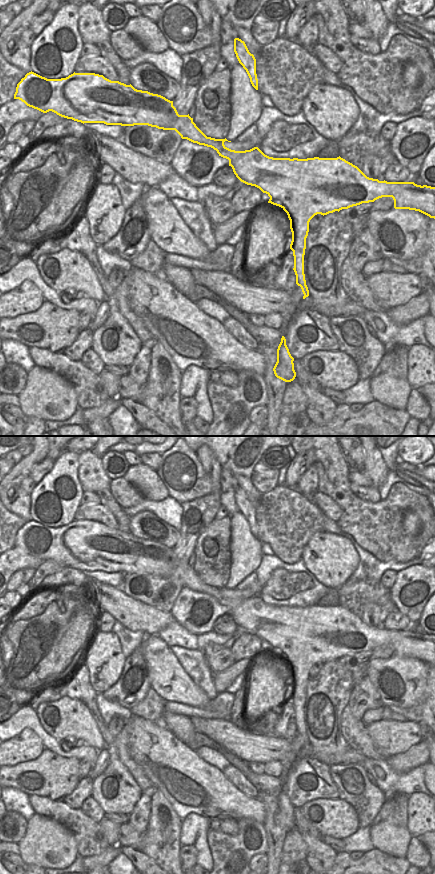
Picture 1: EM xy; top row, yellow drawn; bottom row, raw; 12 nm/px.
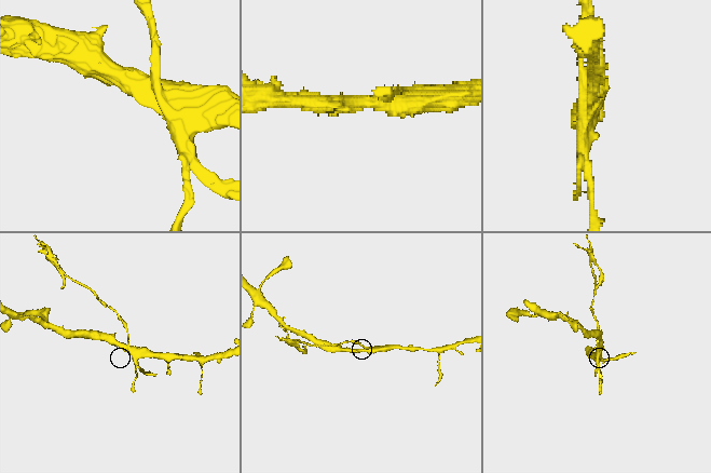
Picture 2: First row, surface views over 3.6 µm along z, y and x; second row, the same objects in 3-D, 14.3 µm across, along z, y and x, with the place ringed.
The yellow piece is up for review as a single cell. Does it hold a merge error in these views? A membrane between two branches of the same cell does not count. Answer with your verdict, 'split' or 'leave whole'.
split

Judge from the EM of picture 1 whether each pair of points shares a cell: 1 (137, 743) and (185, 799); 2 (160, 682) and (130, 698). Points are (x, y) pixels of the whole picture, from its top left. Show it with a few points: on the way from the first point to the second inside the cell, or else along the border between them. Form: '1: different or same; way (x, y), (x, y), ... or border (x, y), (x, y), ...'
1: same; way (151, 757), (179, 785)
2: different; border (145, 664), (148, 670), (150, 687)

